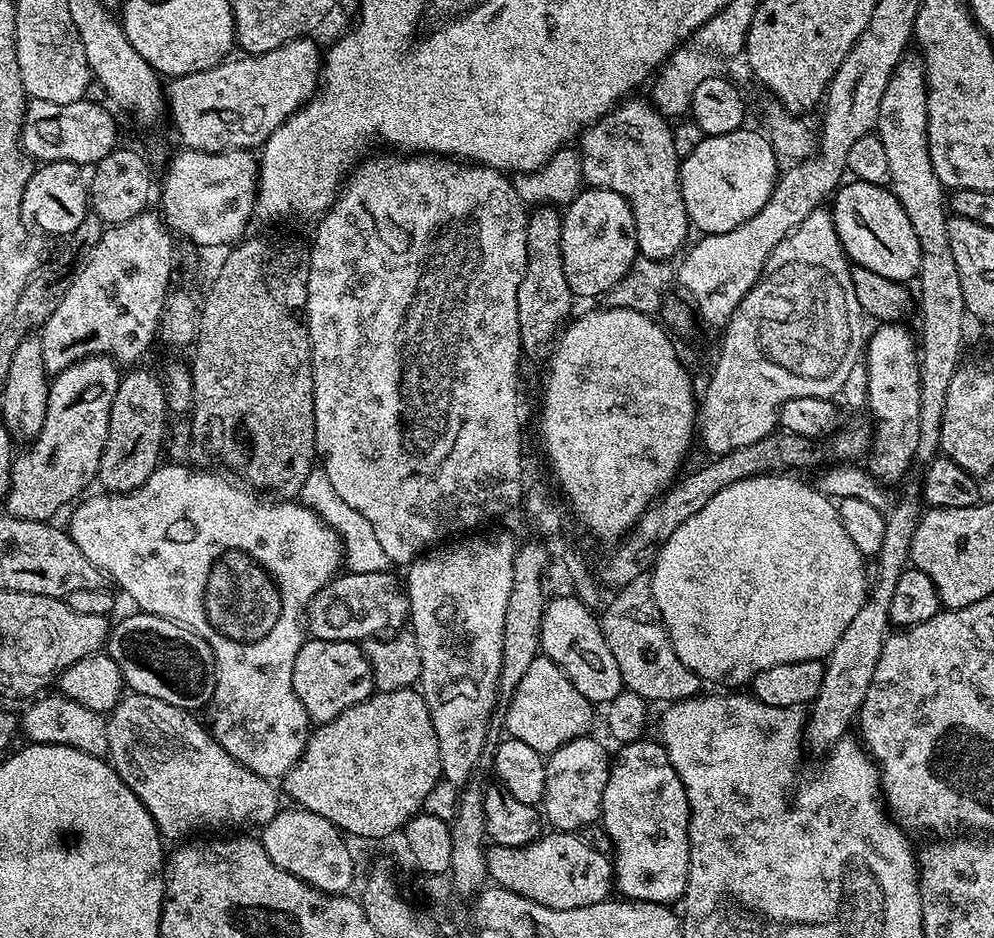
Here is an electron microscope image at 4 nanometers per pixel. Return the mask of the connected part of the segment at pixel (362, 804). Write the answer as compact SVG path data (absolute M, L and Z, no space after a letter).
M411 687L389 692L376 692L362 702L358 702L358 706L350 706L350 710L342 710L342 714L338 714L338 718L313 727L308 737L304 757L282 777L282 792L285 797L288 795L292 799L289 801L293 805L310 810L314 814L322 814L322 818L326 818L326 822L330 822L334 827L340 829L341 833L347 834L349 837L361 836L364 840L380 840L383 836L390 835L391 832L399 833L412 817L420 815L426 802L426 794L430 794L430 790L434 790L434 786L441 778L438 734L434 734L434 722L430 722L430 710L426 706L423 696L415 687Z

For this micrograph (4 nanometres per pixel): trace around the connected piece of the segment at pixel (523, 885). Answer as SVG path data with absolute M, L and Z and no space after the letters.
M549 833L521 848L492 844L484 854L491 883L554 910L574 910L609 899L614 892L611 859L586 846L577 833Z

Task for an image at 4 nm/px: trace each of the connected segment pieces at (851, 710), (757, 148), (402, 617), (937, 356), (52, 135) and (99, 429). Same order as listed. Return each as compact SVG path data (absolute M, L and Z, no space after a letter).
M919 491L908 492L886 516L886 535L882 537L882 550L874 559L879 565L878 584L868 590L868 596L862 602L862 610L854 614L850 626L838 638L838 646L823 661L824 677L822 690L818 690L810 705L810 715L806 720L806 736L820 754L827 753L840 740L849 735L848 723L855 721L860 714L862 702L866 702L866 690L870 690L870 681L874 679L874 670L878 667L878 658L882 658L884 640L890 635L890 601L894 599L894 586L898 578L910 567L914 530L925 507L924 497Z
M748 126L736 128L730 134L705 136L702 142L689 156L683 157L680 162L680 197L684 200L688 223L697 233L717 236L726 234L742 222L754 218L770 198L778 179L776 170L778 157L768 141L767 135L751 132Z
M392 572L378 574L343 573L323 587L308 604L306 628L320 641L354 641L373 639L391 630L401 629L409 619L409 600Z
M917 51L906 52L897 64L891 78L889 78L886 90L882 94L882 100L880 100L875 129L876 135L885 147L885 153L889 157L890 191L898 198L906 216L910 218L910 226L914 226L914 234L918 234L918 246L920 247L918 308L920 304L921 324L920 332L918 328L920 418L918 420L916 460L931 462L936 459L940 452L940 431L942 430L942 414L946 410L946 390L962 367L960 347L964 344L966 309L962 298L962 282L958 278L958 266L954 266L954 254L950 254L950 238L948 237L950 212L946 207L946 189L944 183L938 178L938 174L934 174L934 162L930 162L927 76L924 70L923 57Z
M29 99L24 109L20 143L36 162L49 164L61 160L81 166L94 166L118 147L116 120L106 109L104 104L95 104L86 99L66 105Z
M107 354L88 356L85 360L71 364L66 370L55 373L48 386L46 420L42 422L42 430L35 440L25 447L28 449L13 459L6 497L7 515L17 516L23 520L51 521L52 515L59 508L67 509L73 502L79 501L85 495L84 488L94 484L100 474L102 450L106 446L106 434L110 430L110 406L114 406L114 394L120 385L121 375L117 361Z

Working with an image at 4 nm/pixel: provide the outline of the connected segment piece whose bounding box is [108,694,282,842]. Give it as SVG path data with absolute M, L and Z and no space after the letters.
M125 695L119 706L111 712L108 726L108 756L122 782L126 782L142 806L150 810L157 830L168 842L195 837L192 836L195 832L204 832L207 828L240 830L243 824L263 826L270 823L282 808L277 785L263 780L230 754L226 754L226 750L222 750L219 742L211 736L209 729L205 725L203 728L196 718L193 713L185 712L178 706L170 706L170 702L162 702L158 698Z

